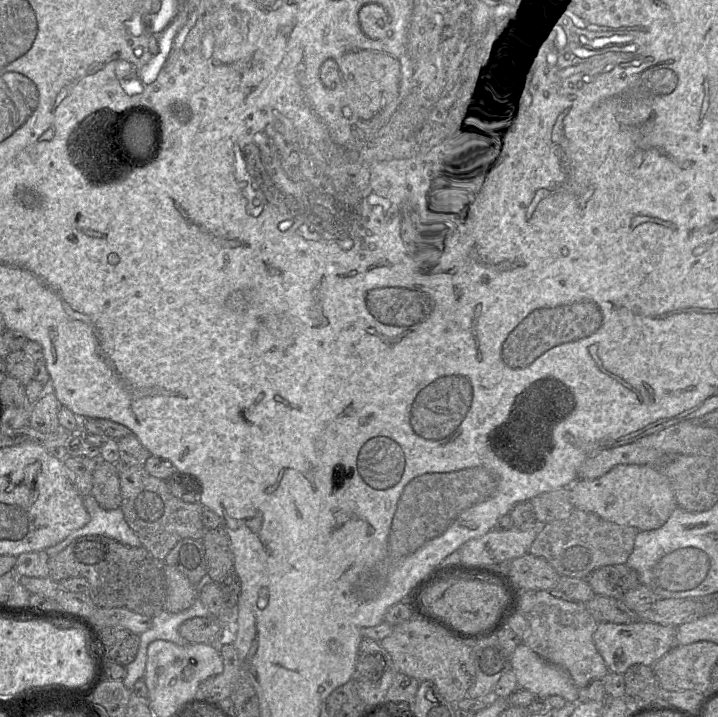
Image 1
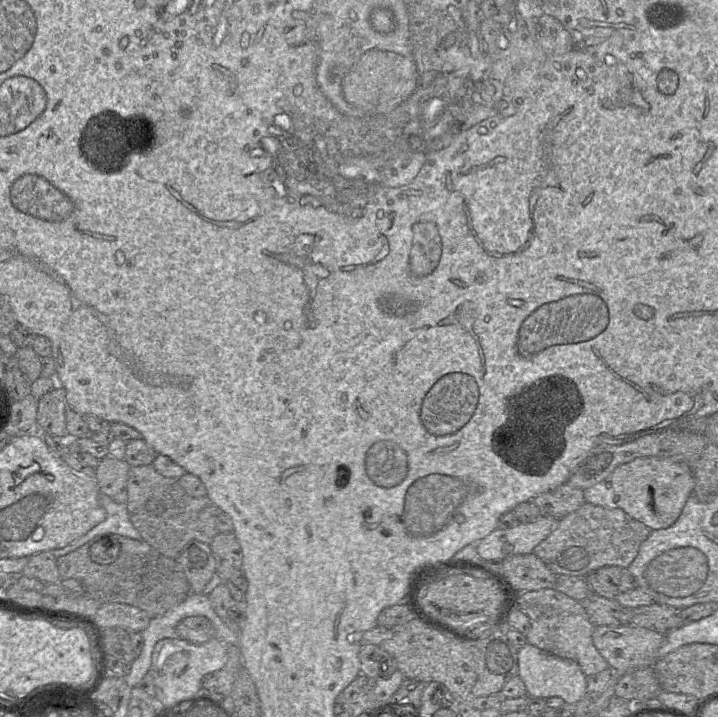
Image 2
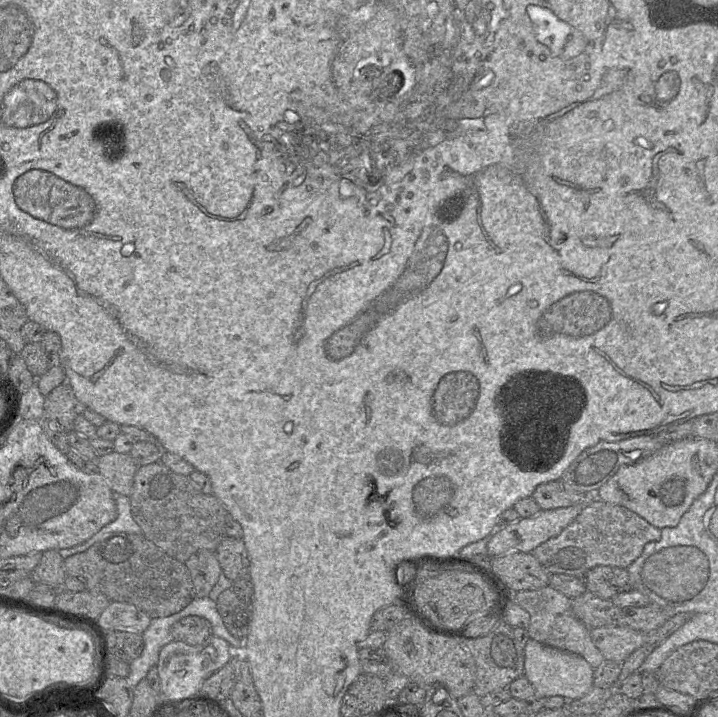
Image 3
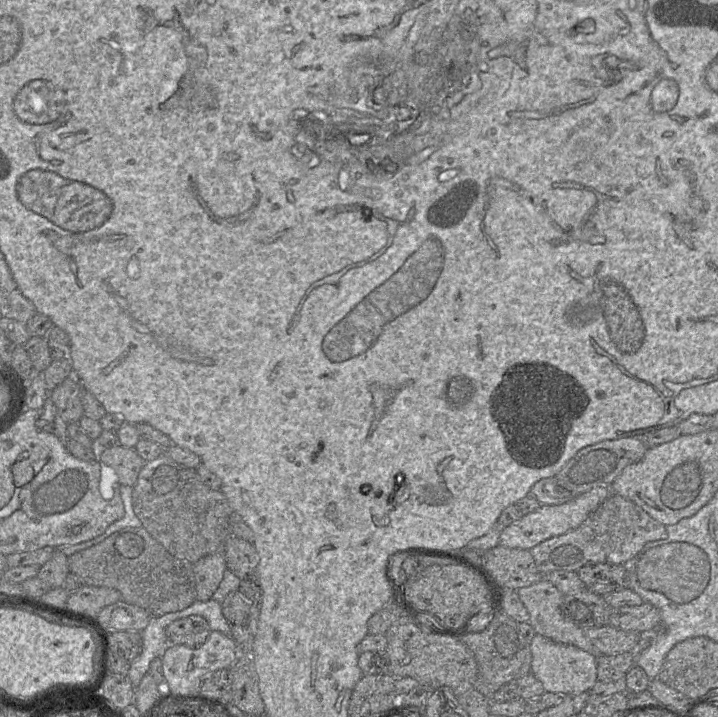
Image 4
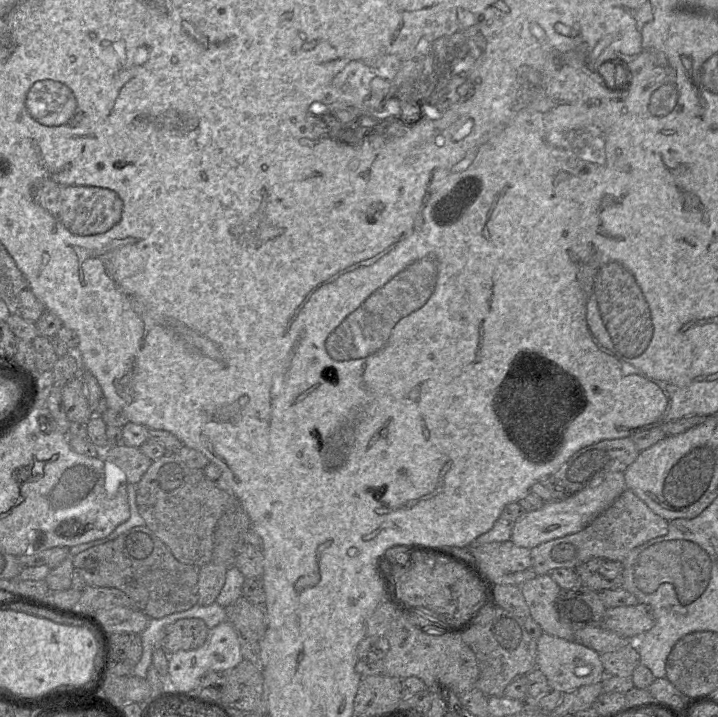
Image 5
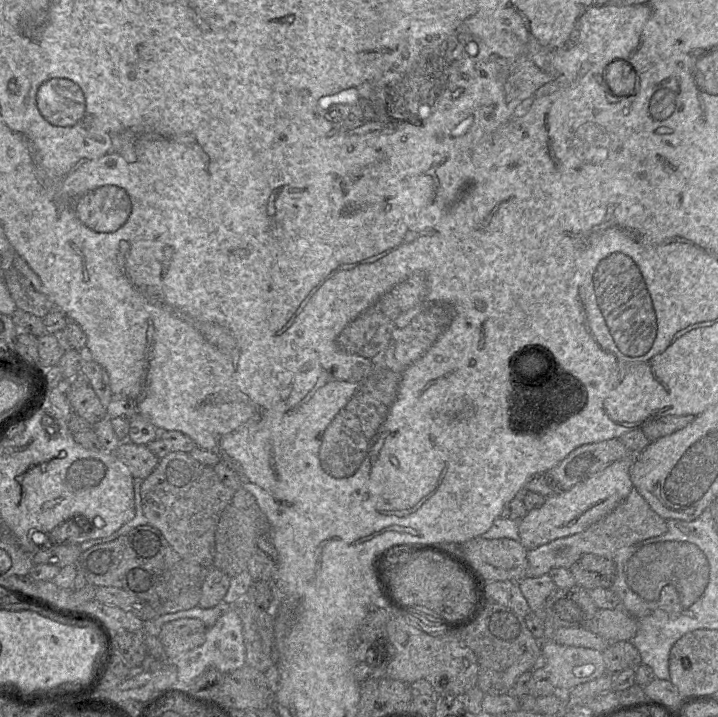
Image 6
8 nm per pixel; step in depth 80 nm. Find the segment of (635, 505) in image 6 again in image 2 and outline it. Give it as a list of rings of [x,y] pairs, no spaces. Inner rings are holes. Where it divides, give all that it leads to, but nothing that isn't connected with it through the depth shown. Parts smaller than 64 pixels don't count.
[[[585,502],[575,511],[558,519],[554,530],[533,552],[556,575],[585,577],[604,566],[628,568],[641,543],[652,529],[633,519],[622,509],[605,508]]]

